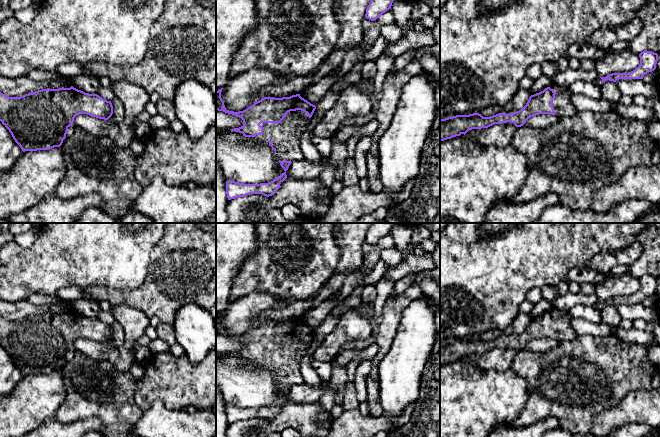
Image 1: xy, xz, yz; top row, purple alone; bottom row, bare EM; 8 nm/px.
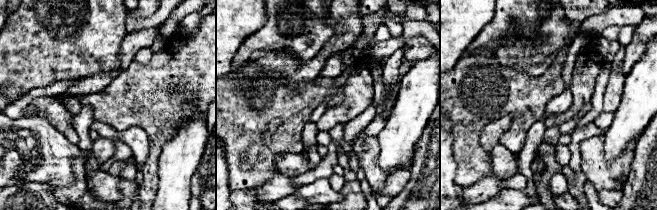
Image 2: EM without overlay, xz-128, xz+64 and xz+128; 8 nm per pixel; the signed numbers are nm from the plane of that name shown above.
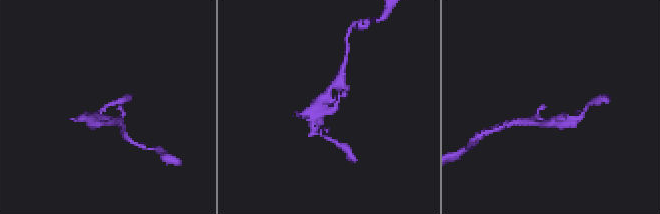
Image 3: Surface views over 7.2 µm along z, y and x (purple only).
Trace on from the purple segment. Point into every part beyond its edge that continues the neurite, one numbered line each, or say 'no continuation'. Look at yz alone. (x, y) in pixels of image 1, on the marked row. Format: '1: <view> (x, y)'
1: yz (563, 106)

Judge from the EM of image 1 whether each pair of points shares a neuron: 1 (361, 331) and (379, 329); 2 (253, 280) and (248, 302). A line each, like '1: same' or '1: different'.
1: different
2: different

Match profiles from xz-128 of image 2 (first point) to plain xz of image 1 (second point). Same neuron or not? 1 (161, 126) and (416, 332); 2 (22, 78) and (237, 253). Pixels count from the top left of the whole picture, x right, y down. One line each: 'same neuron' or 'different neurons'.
1: different neurons
2: different neurons

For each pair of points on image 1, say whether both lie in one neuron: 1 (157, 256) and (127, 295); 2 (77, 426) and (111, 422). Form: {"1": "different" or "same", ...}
{"1": "same", "2": "different"}

